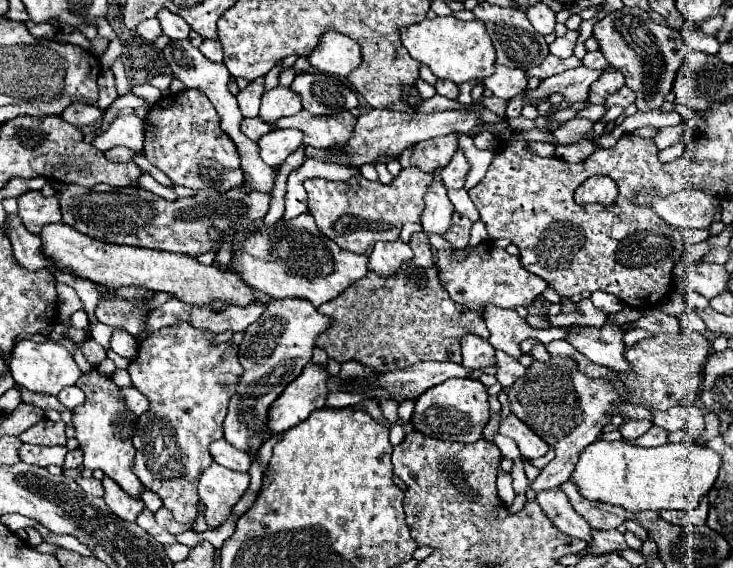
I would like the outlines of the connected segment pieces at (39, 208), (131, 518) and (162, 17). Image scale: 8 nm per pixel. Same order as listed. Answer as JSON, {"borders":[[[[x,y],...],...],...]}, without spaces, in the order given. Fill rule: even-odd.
{"borders":[[[[25,191],[17,197],[17,203],[23,225],[35,235],[39,235],[43,225],[61,221],[57,197],[45,197],[41,191]]],[[[109,477],[103,479],[103,487],[105,487],[103,499],[105,499],[107,507],[109,507],[117,517],[121,517],[123,521],[135,523],[137,515],[139,515],[141,509],[145,507],[143,501],[129,497],[129,495],[127,495],[113,479],[109,479]]],[[[161,9],[161,11],[157,13],[157,19],[161,21],[163,33],[165,33],[169,39],[189,39],[191,27],[189,27],[189,25],[185,23],[185,19],[181,19],[179,15],[169,13],[167,9]]]]}

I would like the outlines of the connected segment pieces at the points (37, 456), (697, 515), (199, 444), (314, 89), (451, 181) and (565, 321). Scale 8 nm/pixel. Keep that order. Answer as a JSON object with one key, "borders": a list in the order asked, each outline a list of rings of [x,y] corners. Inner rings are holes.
{"borders":[[[[23,443],[19,447],[19,457],[25,463],[39,465],[39,467],[47,467],[47,465],[59,465],[59,467],[63,467],[65,455],[67,455],[67,447],[65,445],[45,447],[45,445],[27,445],[27,443]]],[[[707,497],[701,499],[699,507],[693,511],[661,511],[661,517],[671,521],[671,523],[681,523],[681,525],[703,525],[707,519],[707,511],[709,511],[709,501]]],[[[171,325],[163,327],[151,337],[147,337],[137,351],[137,357],[129,365],[129,375],[133,387],[139,389],[149,399],[149,409],[139,417],[139,429],[133,437],[137,449],[135,473],[141,483],[157,493],[163,505],[173,513],[179,523],[193,523],[197,515],[197,485],[201,473],[213,463],[211,453],[207,453],[211,441],[223,439],[223,421],[227,415],[227,403],[237,393],[239,377],[243,367],[239,363],[239,345],[225,341],[217,343],[213,333],[207,329],[195,329],[193,325]]],[[[299,73],[289,89],[301,97],[303,109],[313,115],[333,115],[359,105],[349,87],[325,73]]],[[[457,149],[451,163],[441,173],[441,179],[443,179],[445,187],[447,189],[461,189],[465,185],[465,177],[467,177],[469,169],[471,169],[471,165],[469,165],[467,157],[463,155],[461,149]]],[[[581,299],[579,301],[579,309],[577,313],[569,313],[569,315],[555,315],[555,317],[549,317],[547,319],[551,321],[551,325],[555,327],[571,327],[571,325],[591,325],[591,327],[603,327],[605,321],[607,321],[607,313],[599,311],[593,307],[593,303],[589,299]]]]}

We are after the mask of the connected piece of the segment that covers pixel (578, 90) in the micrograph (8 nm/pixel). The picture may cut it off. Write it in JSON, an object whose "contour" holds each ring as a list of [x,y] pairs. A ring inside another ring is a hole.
{"contour":[[[585,65],[569,69],[565,73],[547,77],[539,83],[539,87],[535,89],[525,89],[523,95],[523,103],[537,103],[541,97],[549,97],[553,93],[561,93],[569,103],[575,101],[585,101],[587,93],[589,93],[589,85],[601,75],[603,71],[591,71]]]}

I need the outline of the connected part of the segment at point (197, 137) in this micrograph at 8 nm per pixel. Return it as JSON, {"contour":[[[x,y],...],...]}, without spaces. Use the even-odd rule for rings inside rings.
{"contour":[[[197,89],[161,97],[145,117],[145,157],[175,185],[189,189],[229,191],[241,187],[243,173],[233,141],[221,131],[215,107]]]}

